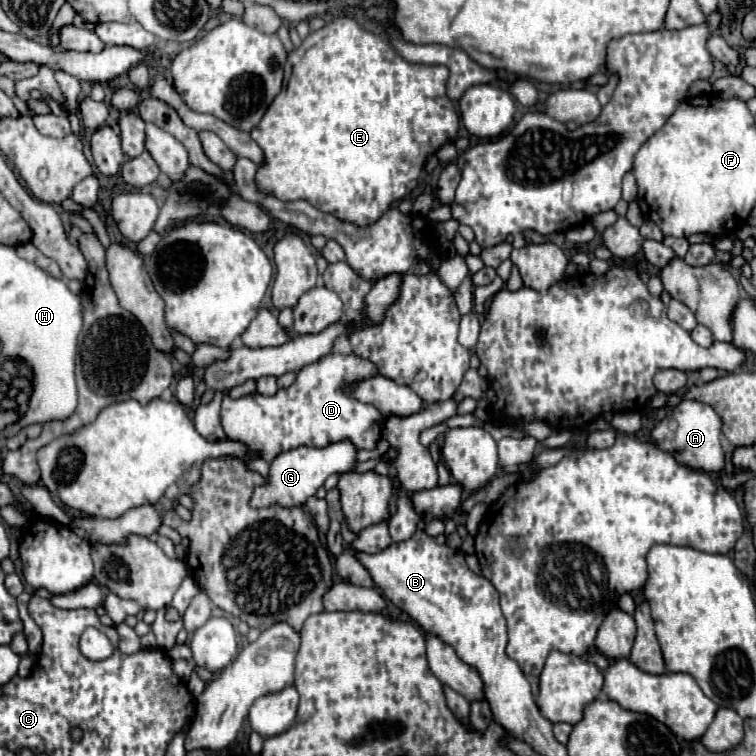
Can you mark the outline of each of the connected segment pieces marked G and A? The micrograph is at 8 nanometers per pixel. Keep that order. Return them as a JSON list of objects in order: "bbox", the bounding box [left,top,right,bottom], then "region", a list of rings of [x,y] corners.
[{"bbox":[253,442,357,508],"region":[[[337,442],[327,448],[309,448],[309,446],[299,446],[295,450],[279,454],[271,464],[269,464],[269,476],[261,488],[253,490],[253,508],[269,508],[269,504],[281,504],[283,508],[293,508],[293,506],[303,506],[309,496],[313,496],[323,482],[335,474],[335,472],[349,472],[357,460],[355,460],[357,448],[349,442]]]},{"bbox":[651,400,725,474],"region":[[[683,400],[669,418],[657,422],[657,426],[651,430],[651,440],[663,452],[669,452],[679,464],[689,464],[689,468],[697,468],[709,474],[719,474],[725,468],[721,428],[723,428],[721,418],[709,404],[697,400]]]}]

